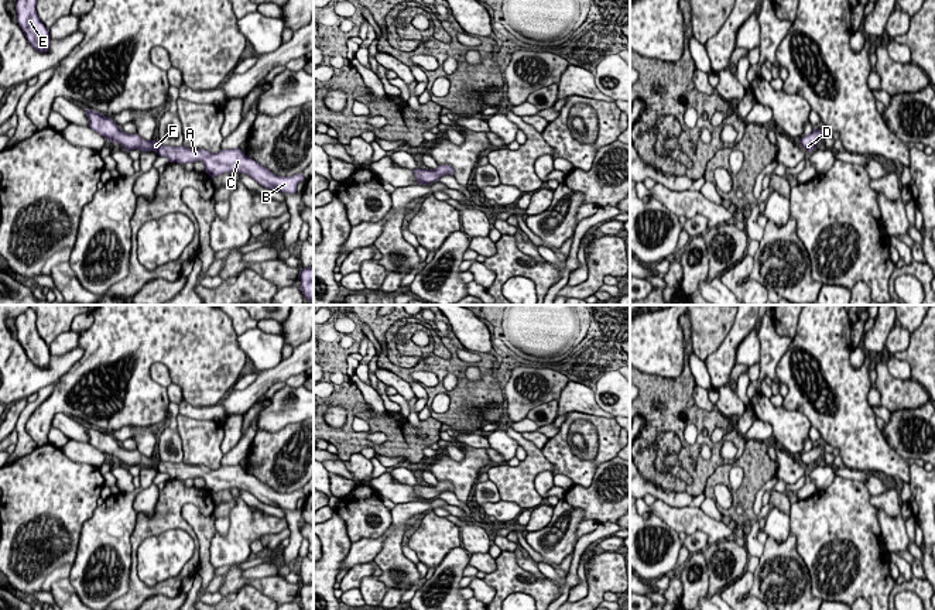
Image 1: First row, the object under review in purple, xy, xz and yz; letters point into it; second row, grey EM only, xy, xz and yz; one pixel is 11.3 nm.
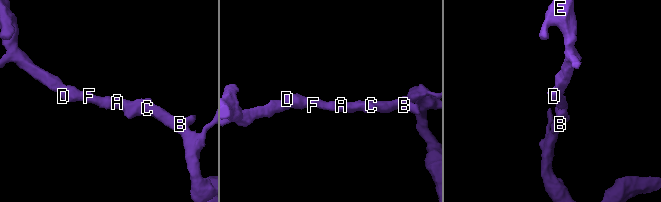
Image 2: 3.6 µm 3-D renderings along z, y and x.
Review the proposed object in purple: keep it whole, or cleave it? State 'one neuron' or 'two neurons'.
one neuron

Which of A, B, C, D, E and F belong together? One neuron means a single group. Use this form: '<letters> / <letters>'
A B C D E F

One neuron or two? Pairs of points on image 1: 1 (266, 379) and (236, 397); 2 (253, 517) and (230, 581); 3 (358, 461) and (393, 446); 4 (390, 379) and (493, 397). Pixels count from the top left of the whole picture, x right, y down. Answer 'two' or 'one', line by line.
1: one
2: two
3: two
4: two

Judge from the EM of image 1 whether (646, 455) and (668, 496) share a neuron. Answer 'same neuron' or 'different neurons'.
different neurons

